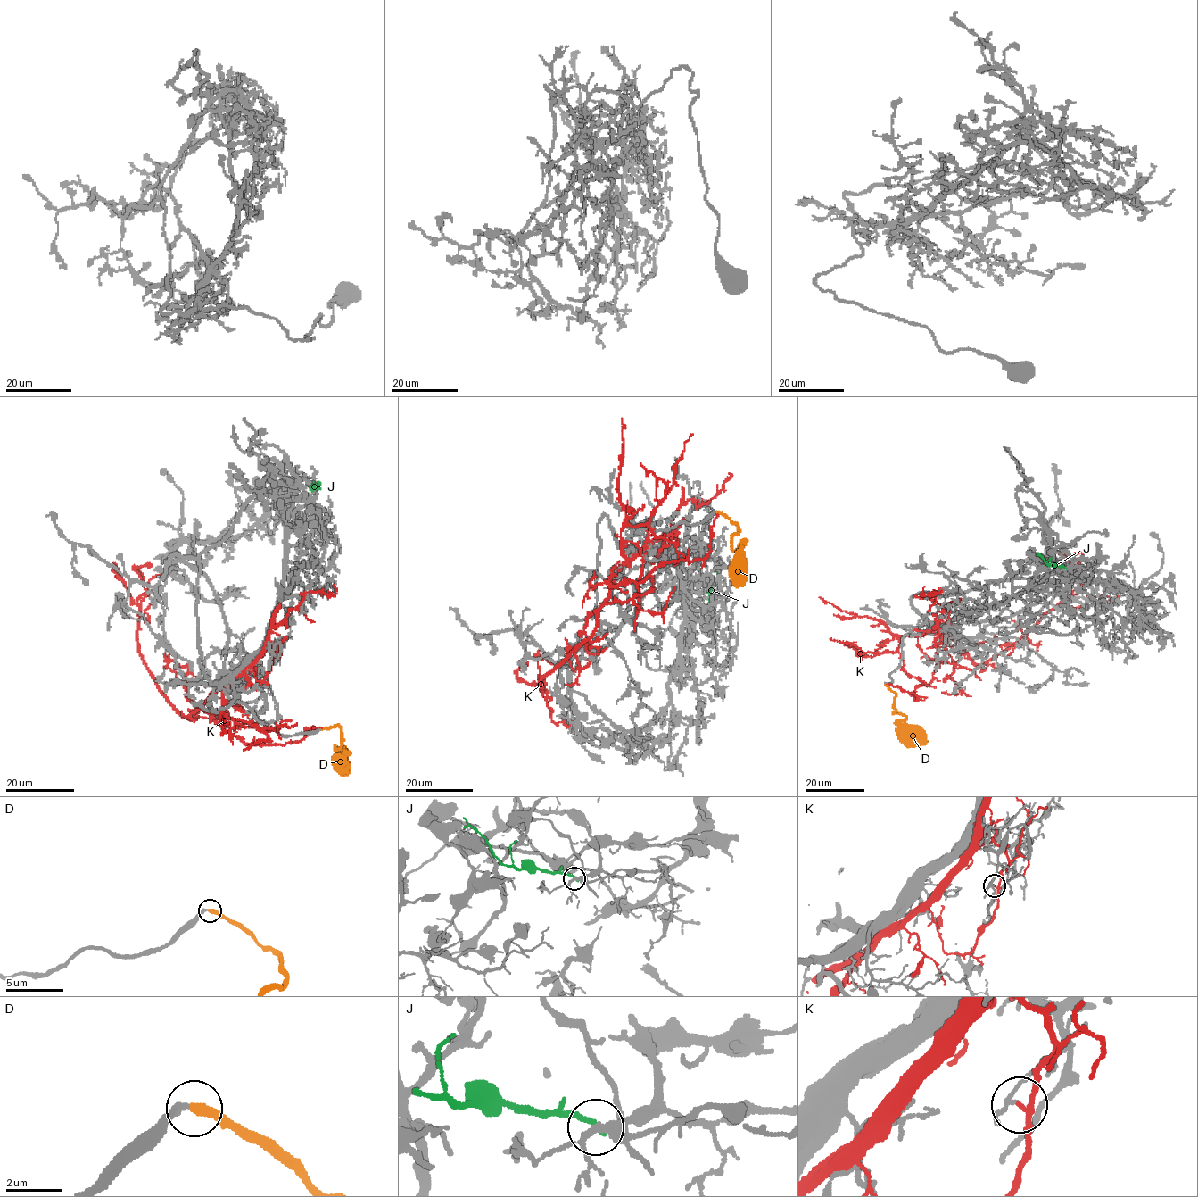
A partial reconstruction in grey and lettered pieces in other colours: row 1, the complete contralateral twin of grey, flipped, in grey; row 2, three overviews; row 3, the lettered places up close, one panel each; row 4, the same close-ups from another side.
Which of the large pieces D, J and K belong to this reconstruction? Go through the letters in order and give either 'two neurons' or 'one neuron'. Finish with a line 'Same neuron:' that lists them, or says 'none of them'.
D: one neuron
J: two neurons
K: two neurons
Same neuron: D

